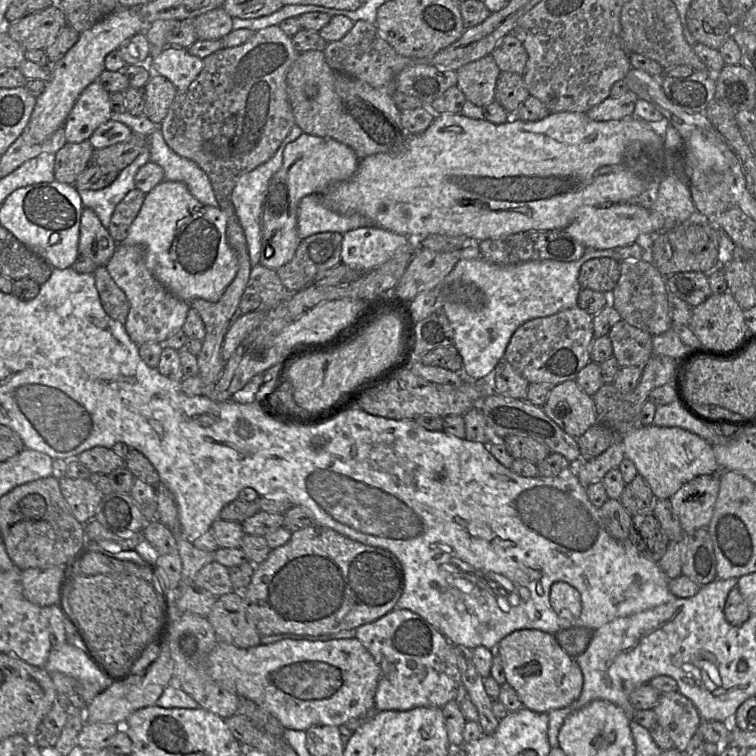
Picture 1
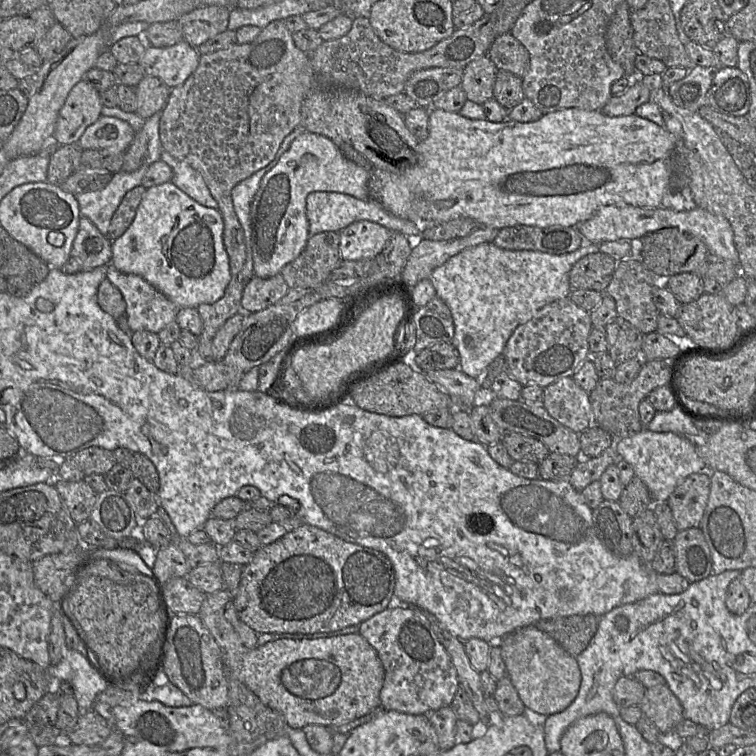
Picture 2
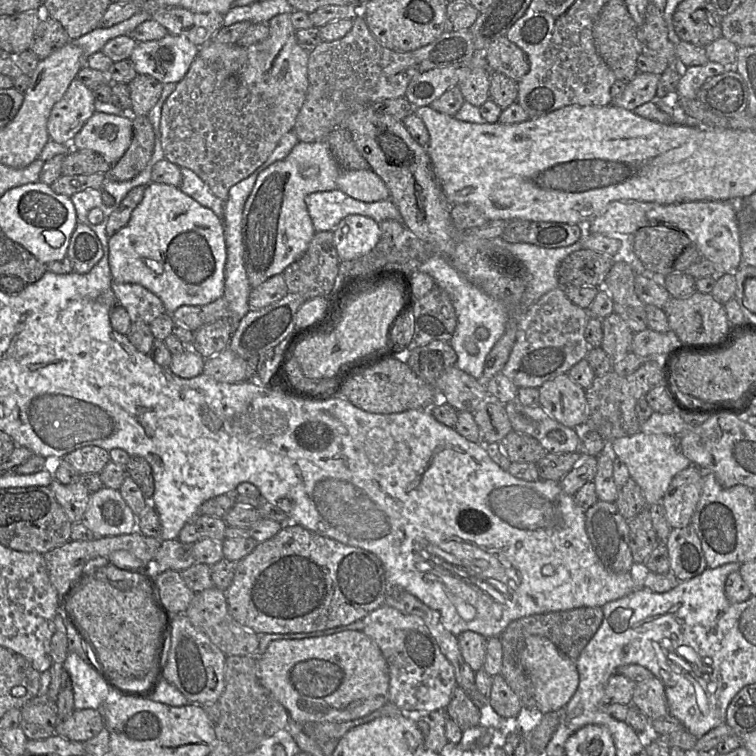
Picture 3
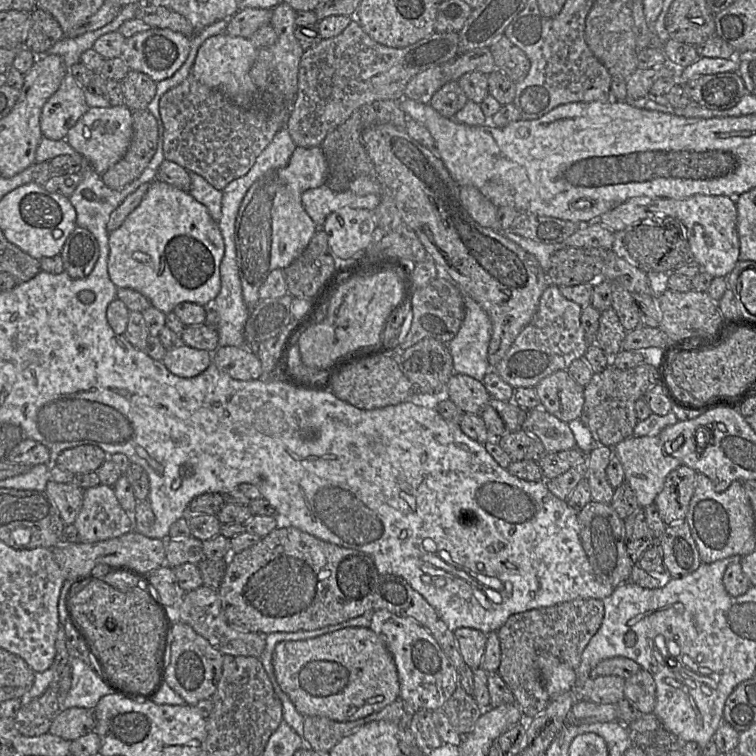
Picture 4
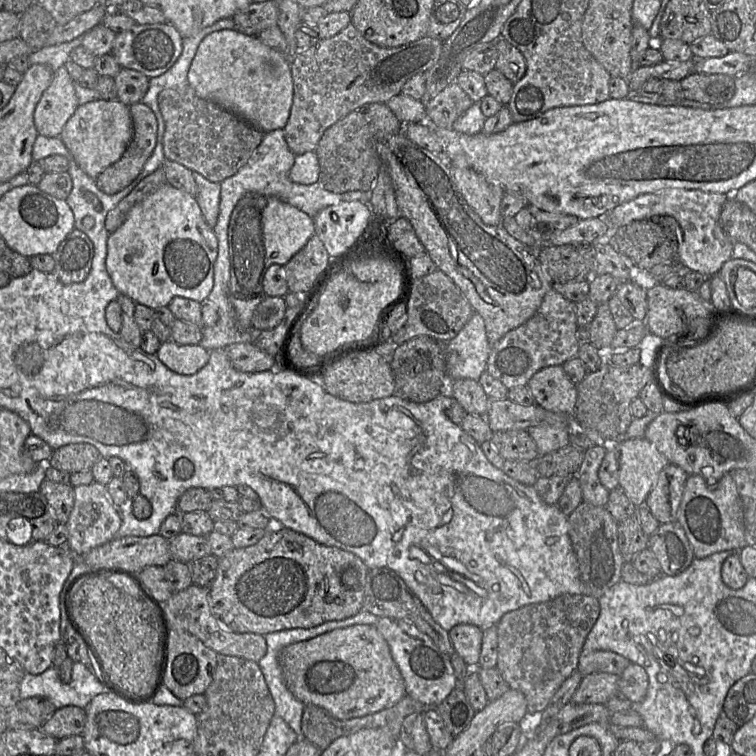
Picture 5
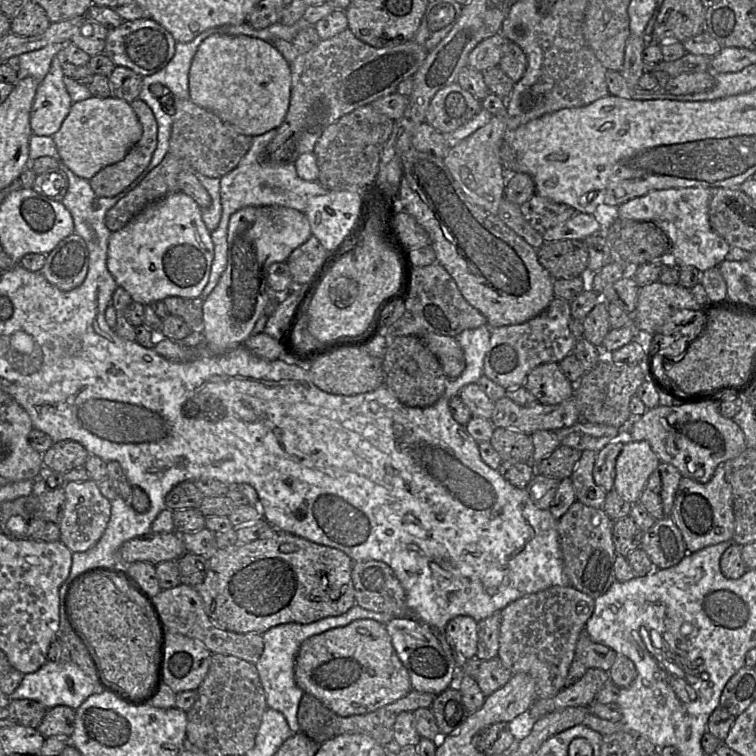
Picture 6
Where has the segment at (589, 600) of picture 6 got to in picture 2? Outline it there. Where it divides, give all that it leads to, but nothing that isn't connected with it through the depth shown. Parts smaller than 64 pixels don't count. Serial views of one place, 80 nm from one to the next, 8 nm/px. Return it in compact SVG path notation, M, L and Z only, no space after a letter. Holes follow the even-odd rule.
M594 614L544 619L534 626L554 638L565 651L577 657L597 632L600 617Z

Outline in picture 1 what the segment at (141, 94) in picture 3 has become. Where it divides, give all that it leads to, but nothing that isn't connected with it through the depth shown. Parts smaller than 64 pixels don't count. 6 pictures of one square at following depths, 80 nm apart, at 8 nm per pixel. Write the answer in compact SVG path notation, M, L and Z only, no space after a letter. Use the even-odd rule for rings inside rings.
M153 74L143 91L145 95L144 115L160 127L178 89L166 77Z

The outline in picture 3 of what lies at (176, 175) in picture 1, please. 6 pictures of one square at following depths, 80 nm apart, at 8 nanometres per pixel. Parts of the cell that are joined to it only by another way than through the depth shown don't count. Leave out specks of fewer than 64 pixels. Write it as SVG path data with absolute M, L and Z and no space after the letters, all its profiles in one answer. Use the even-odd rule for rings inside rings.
M180 167L182 182L179 188L182 192L196 200L200 205L211 209L223 220L224 203L215 196L210 187L191 169Z

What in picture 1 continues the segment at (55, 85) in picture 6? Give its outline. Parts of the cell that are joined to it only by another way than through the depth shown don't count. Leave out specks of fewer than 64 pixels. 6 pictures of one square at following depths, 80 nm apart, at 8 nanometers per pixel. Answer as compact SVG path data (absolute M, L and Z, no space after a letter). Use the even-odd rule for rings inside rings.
M97 82L82 91L63 125L68 143L89 140L100 125L111 119L113 111L109 95Z

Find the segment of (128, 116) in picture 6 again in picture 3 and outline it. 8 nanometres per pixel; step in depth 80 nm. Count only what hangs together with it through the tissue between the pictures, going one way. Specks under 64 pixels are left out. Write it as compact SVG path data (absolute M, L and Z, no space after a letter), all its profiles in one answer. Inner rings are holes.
M96 111L75 135L71 143L67 145L70 145L72 150L90 150L96 152L102 155L108 163L114 165L125 154L132 142L132 138L132 118Z

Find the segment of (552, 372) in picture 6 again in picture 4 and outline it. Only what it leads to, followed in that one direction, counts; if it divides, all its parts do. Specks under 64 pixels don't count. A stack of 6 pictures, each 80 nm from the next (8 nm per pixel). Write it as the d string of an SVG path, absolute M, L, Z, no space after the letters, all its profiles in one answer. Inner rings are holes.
M558 370L534 387L541 407L566 423L579 419L584 404L584 387L567 370Z

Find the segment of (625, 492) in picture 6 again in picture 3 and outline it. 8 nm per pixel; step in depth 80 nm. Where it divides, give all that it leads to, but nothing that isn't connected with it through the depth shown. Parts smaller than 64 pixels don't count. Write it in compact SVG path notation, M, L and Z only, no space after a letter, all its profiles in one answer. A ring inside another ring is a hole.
M640 430L631 436L620 437L610 442L609 450L628 467L630 477L643 492L647 508L662 503L674 476L691 465L679 448L678 438L667 434L644 433Z

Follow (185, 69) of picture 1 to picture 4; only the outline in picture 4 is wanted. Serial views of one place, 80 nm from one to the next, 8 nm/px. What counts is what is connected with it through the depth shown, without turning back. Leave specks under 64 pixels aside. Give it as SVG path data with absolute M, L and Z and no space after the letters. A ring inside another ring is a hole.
M168 28L150 29L126 38L121 58L130 70L147 74L155 82L168 79L183 65L190 52L190 37Z

